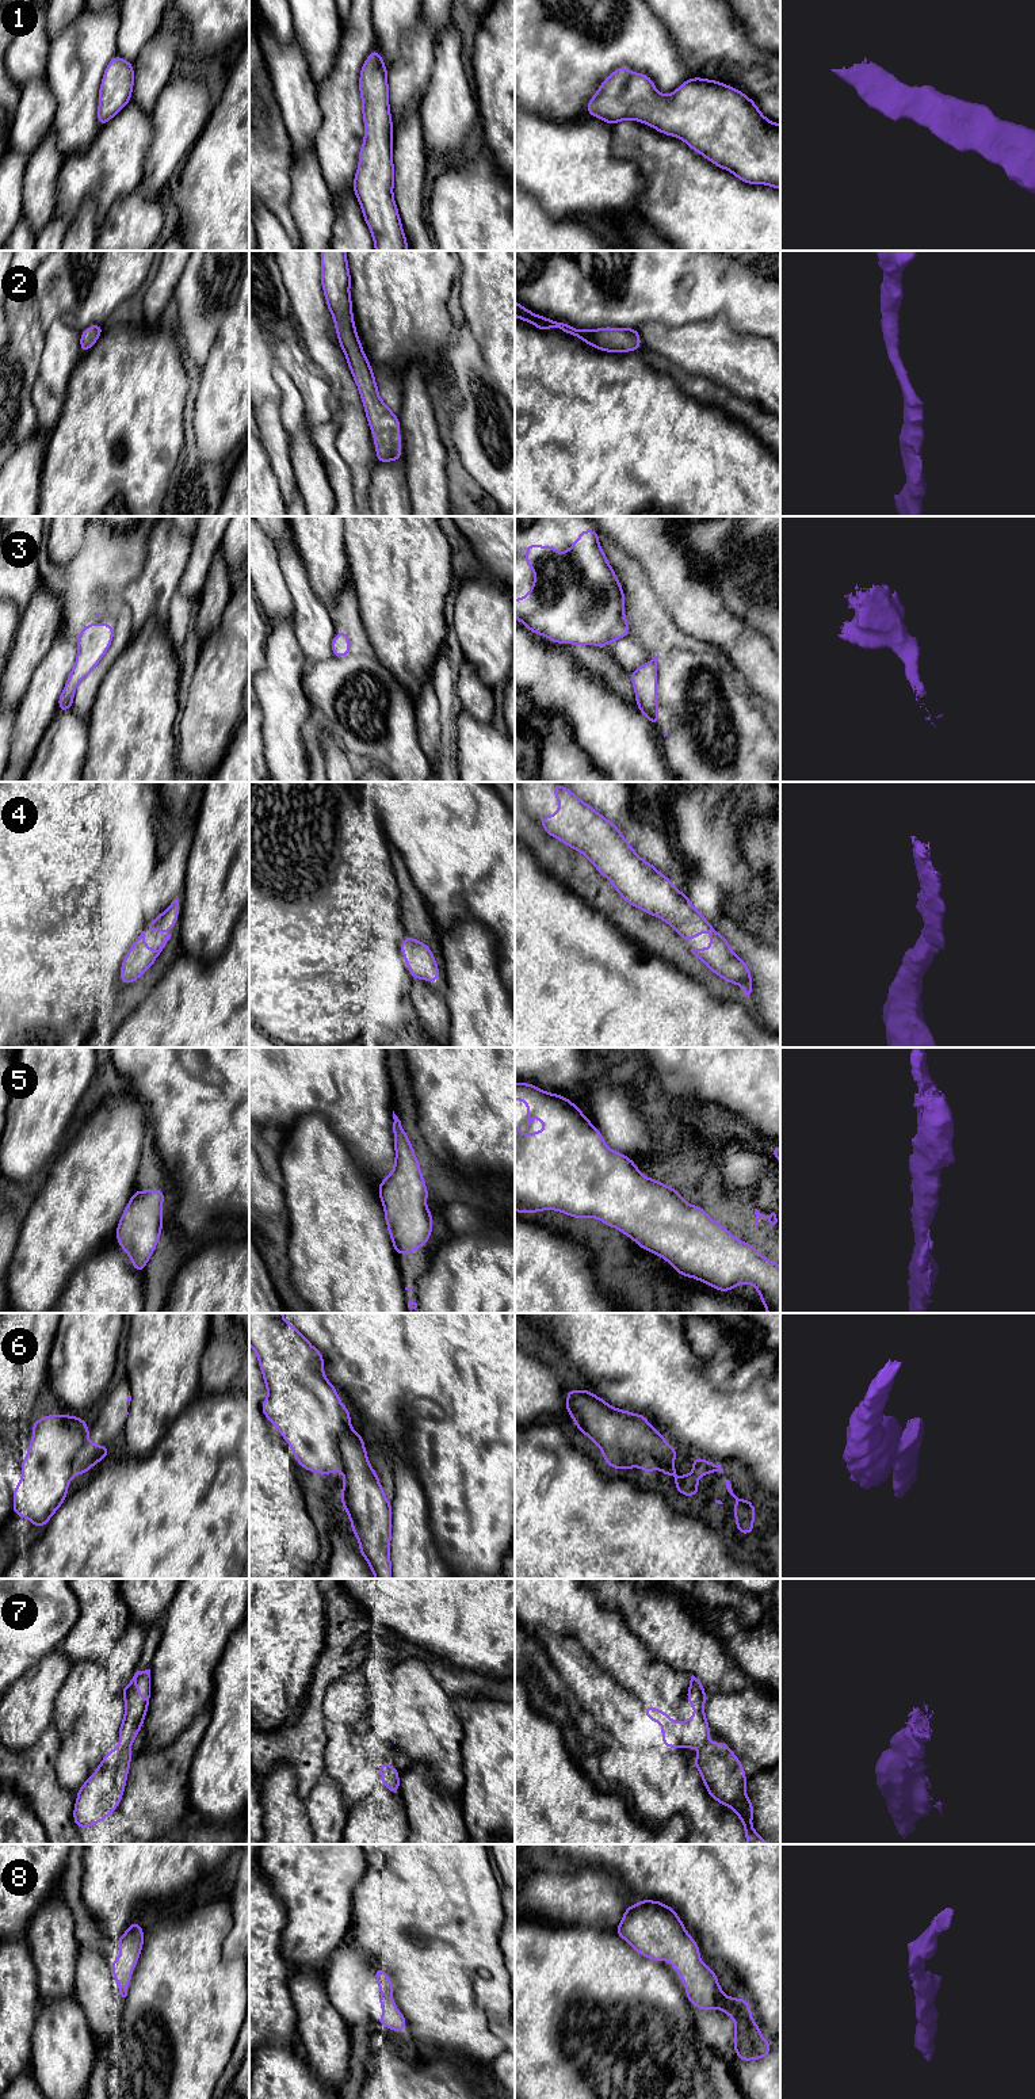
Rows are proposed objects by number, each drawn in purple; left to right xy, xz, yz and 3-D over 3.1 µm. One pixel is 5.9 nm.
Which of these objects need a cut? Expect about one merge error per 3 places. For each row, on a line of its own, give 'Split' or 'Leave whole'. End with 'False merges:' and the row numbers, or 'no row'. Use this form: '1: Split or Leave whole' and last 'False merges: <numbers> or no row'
1: Leave whole
2: Leave whole
3: Leave whole
4: Leave whole
5: Leave whole
6: Split
7: Leave whole
8: Leave whole
False merges: 6

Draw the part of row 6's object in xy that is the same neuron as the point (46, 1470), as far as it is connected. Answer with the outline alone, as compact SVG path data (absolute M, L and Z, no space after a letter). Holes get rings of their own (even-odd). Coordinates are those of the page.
M57 1413L35 1420L31 1428L35 1435L30 1438L28 1453L20 1463L22 1481L14 1488L12 1514L28 1519L39 1530L68 1497L66 1491L75 1476L75 1457L89 1427L80 1416Z

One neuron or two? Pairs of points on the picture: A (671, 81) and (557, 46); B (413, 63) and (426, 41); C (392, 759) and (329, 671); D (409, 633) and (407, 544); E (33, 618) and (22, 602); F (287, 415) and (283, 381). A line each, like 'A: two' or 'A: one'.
A: one
B: one
C: one
D: one
E: two
F: one

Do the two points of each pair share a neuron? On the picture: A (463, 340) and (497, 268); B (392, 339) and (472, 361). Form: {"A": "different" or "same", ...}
{"A": "different", "B": "different"}

